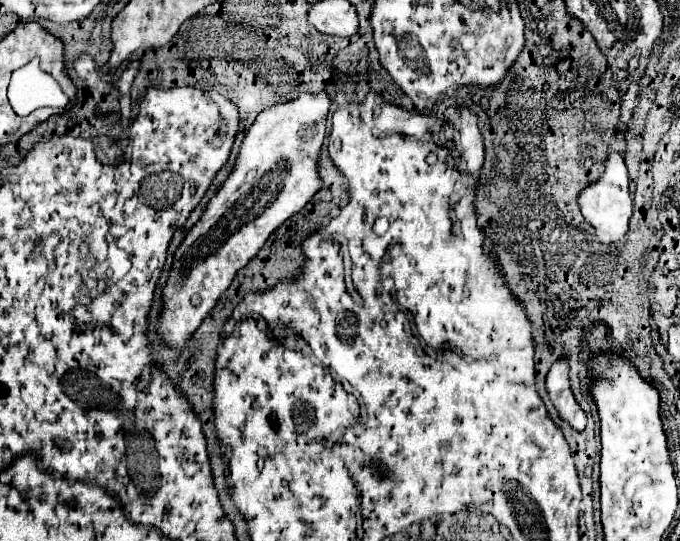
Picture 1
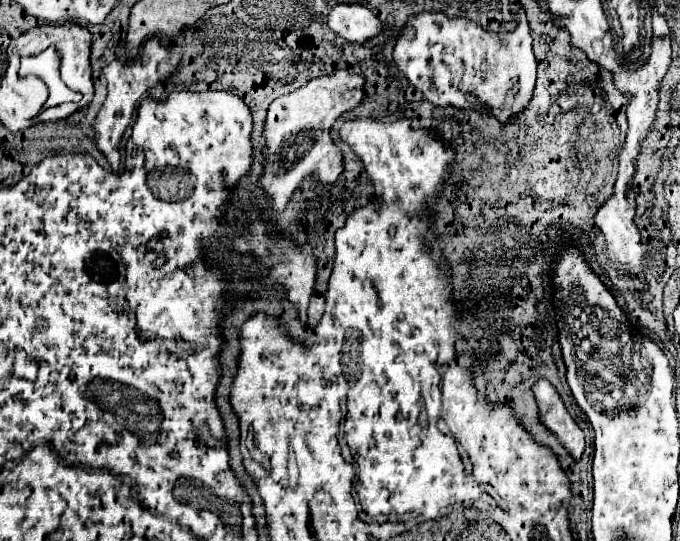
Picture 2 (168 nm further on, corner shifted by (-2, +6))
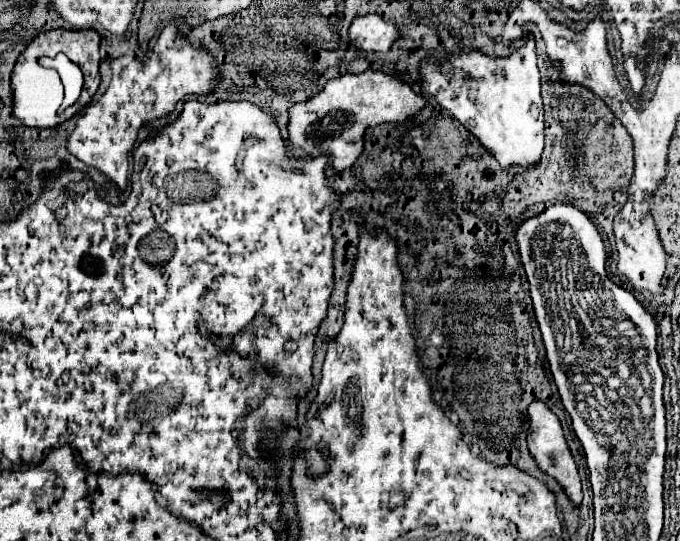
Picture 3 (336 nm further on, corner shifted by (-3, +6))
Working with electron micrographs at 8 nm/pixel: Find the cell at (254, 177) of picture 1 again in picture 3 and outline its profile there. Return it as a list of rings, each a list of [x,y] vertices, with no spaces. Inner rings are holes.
[[[365,71],[365,73],[359,73],[359,75],[341,75],[333,81],[329,81],[325,85],[325,89],[321,93],[317,93],[313,99],[305,101],[305,103],[297,103],[291,107],[289,115],[289,145],[291,147],[299,147],[299,149],[307,149],[307,155],[309,157],[317,157],[317,155],[331,155],[331,161],[333,161],[333,169],[339,173],[339,171],[345,171],[349,169],[357,157],[363,153],[363,143],[365,143],[365,131],[369,127],[377,127],[381,123],[391,123],[391,125],[397,125],[397,127],[413,127],[415,125],[415,115],[425,107],[425,97],[415,93],[405,81],[393,77],[393,75],[387,75],[383,71]]]

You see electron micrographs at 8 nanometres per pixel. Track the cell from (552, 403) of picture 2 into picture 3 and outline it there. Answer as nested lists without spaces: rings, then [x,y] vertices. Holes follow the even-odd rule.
[[[533,401],[531,407],[529,407],[529,435],[527,435],[527,443],[529,443],[529,449],[531,449],[531,455],[535,457],[535,463],[537,467],[551,475],[559,485],[561,489],[567,493],[569,501],[579,507],[581,505],[581,479],[579,479],[579,471],[577,471],[577,463],[567,447],[567,441],[563,437],[563,429],[561,429],[561,423],[559,419],[555,417],[555,413],[543,403],[543,401]]]

